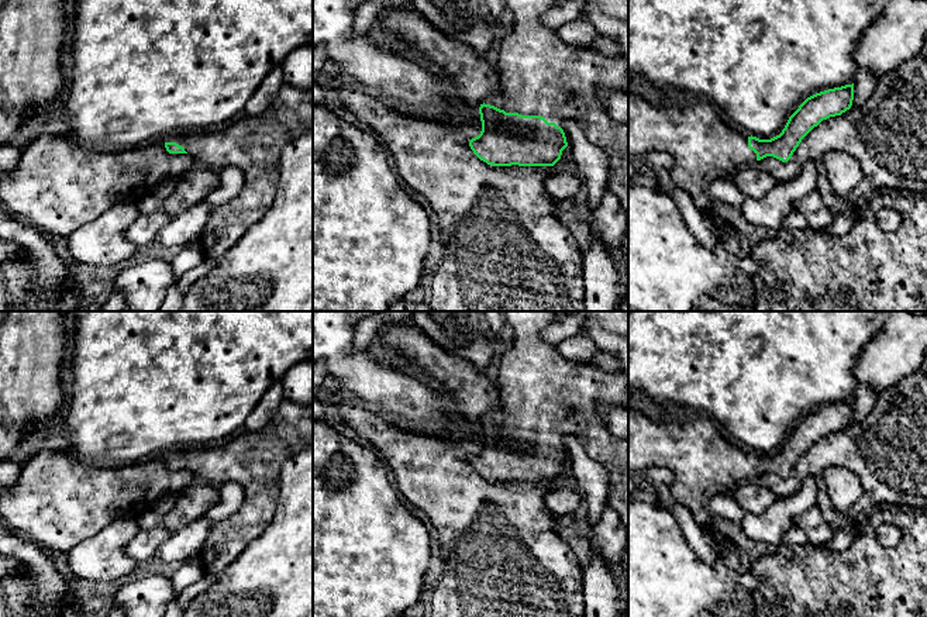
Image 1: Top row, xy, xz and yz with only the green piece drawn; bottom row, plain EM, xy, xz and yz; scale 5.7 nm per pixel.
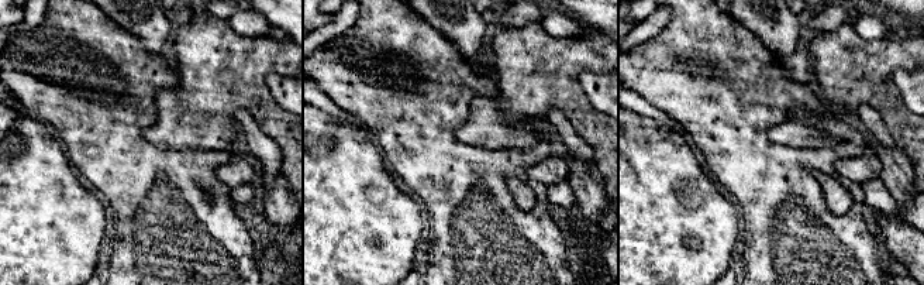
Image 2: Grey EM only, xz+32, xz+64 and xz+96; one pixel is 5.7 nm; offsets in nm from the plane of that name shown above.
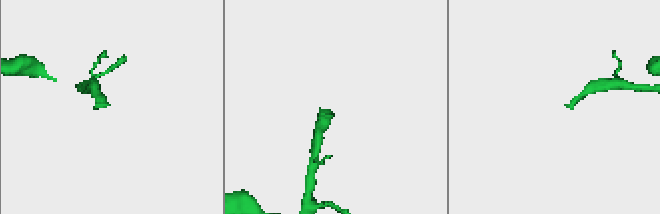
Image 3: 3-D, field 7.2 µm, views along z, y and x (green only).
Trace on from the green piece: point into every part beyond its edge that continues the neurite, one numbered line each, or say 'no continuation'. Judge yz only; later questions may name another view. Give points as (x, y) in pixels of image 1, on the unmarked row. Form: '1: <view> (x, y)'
1: yz (703, 464)

